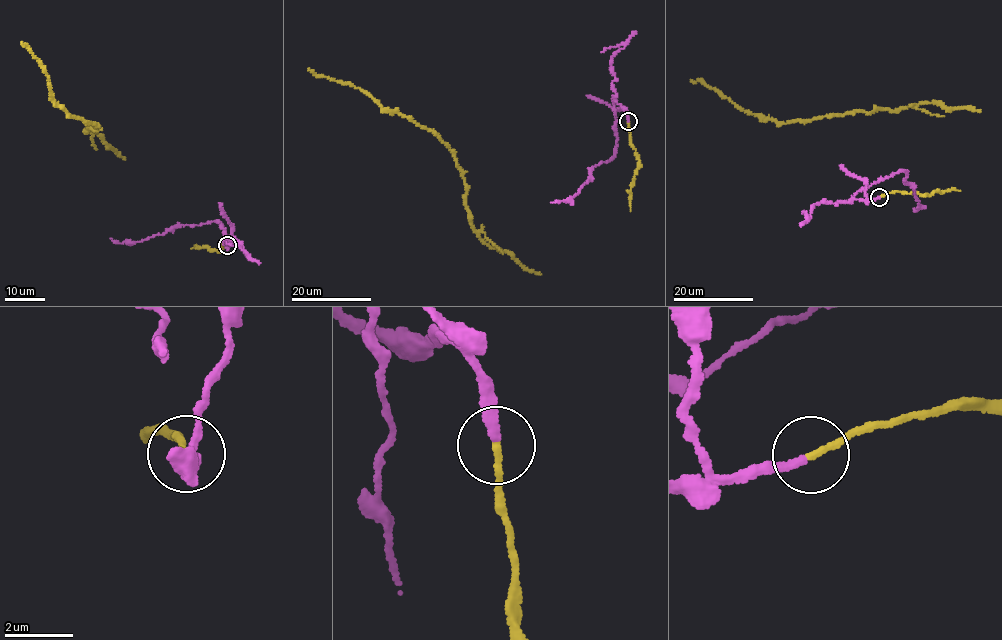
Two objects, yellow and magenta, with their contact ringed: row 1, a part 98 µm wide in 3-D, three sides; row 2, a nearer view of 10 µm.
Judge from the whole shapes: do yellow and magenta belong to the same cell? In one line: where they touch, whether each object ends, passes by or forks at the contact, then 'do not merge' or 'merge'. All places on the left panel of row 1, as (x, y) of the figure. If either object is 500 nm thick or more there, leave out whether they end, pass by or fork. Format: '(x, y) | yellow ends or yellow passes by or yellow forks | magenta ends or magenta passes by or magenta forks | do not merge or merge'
(227, 245) | yellow ends | magenta ends | do not merge

